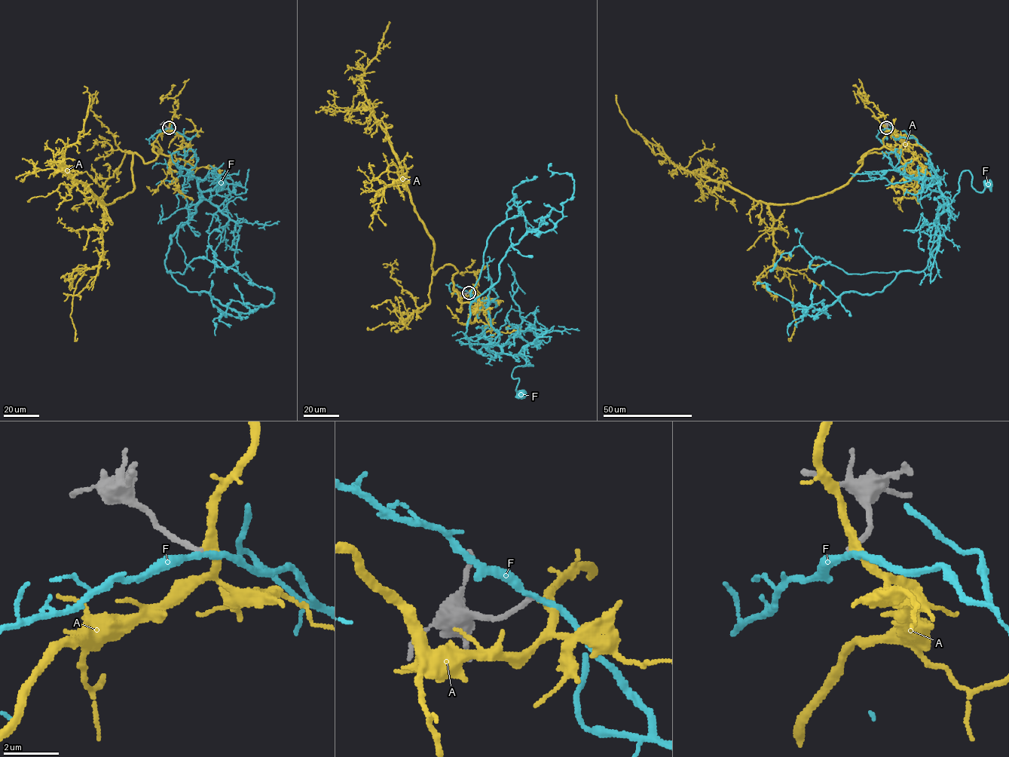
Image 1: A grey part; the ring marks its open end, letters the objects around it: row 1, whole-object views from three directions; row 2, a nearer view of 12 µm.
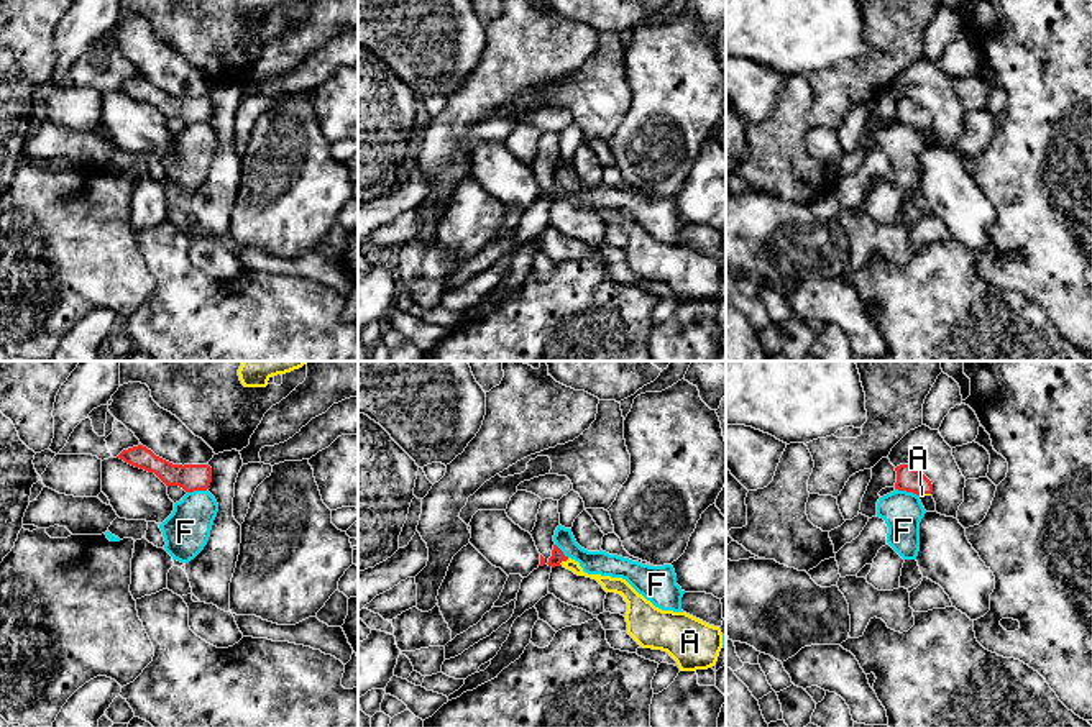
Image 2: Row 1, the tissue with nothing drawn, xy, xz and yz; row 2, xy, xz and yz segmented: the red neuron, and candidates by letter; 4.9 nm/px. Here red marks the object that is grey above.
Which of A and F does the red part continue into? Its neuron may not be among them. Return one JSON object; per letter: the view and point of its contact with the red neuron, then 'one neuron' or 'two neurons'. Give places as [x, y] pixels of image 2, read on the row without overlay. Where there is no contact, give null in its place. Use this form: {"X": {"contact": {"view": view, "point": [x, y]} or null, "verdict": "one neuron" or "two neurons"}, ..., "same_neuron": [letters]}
{"A": {"contact": {"view": "xz", "point": [564, 192]}, "verdict": "one neuron"}, "F": {"contact": {"view": "yz", "point": [907, 123]}, "verdict": "two neurons"}, "same_neuron": ["A"]}

